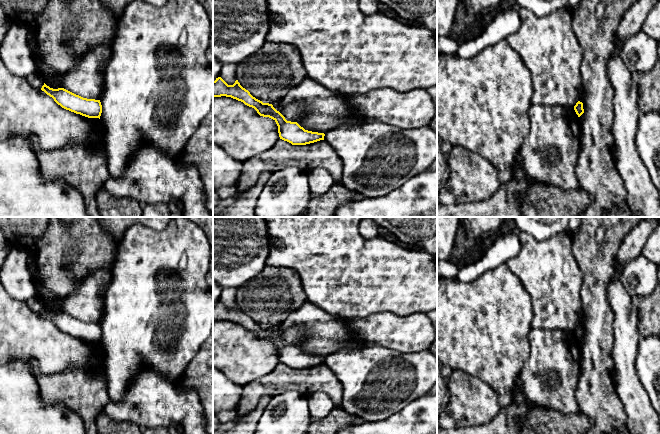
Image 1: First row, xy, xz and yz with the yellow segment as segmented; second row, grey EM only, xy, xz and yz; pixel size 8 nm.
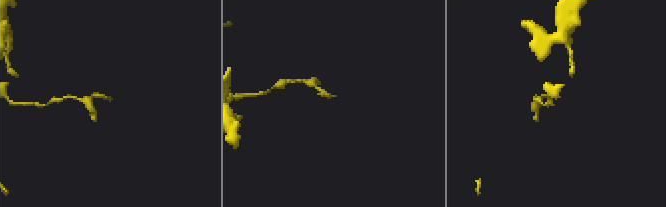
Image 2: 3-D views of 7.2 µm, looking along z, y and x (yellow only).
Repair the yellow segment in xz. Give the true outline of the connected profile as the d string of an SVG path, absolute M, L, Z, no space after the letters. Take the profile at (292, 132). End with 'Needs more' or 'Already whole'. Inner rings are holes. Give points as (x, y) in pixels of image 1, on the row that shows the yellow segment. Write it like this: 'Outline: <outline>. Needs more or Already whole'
Outline: M221 77L213 81L213 97L231 97L254 108L260 116L273 119L278 126L280 139L292 145L306 145L324 140L324 133L305 130L297 122L287 121L272 104L263 103L253 97L248 90L243 88L238 80L233 85L228 85Z. Already whole

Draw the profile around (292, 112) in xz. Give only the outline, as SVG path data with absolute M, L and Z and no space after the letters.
M290 103L285 106L276 106L273 107L279 111L287 121L298 122L298 119L303 114L301 107L297 103Z

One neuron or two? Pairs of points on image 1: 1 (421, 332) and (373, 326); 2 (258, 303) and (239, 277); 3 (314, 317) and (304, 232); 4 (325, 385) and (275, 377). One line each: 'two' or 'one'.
1: one
2: two
3: two
4: one

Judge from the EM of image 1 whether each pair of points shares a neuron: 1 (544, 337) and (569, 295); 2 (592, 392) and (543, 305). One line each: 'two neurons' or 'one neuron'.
1: two neurons
2: two neurons

